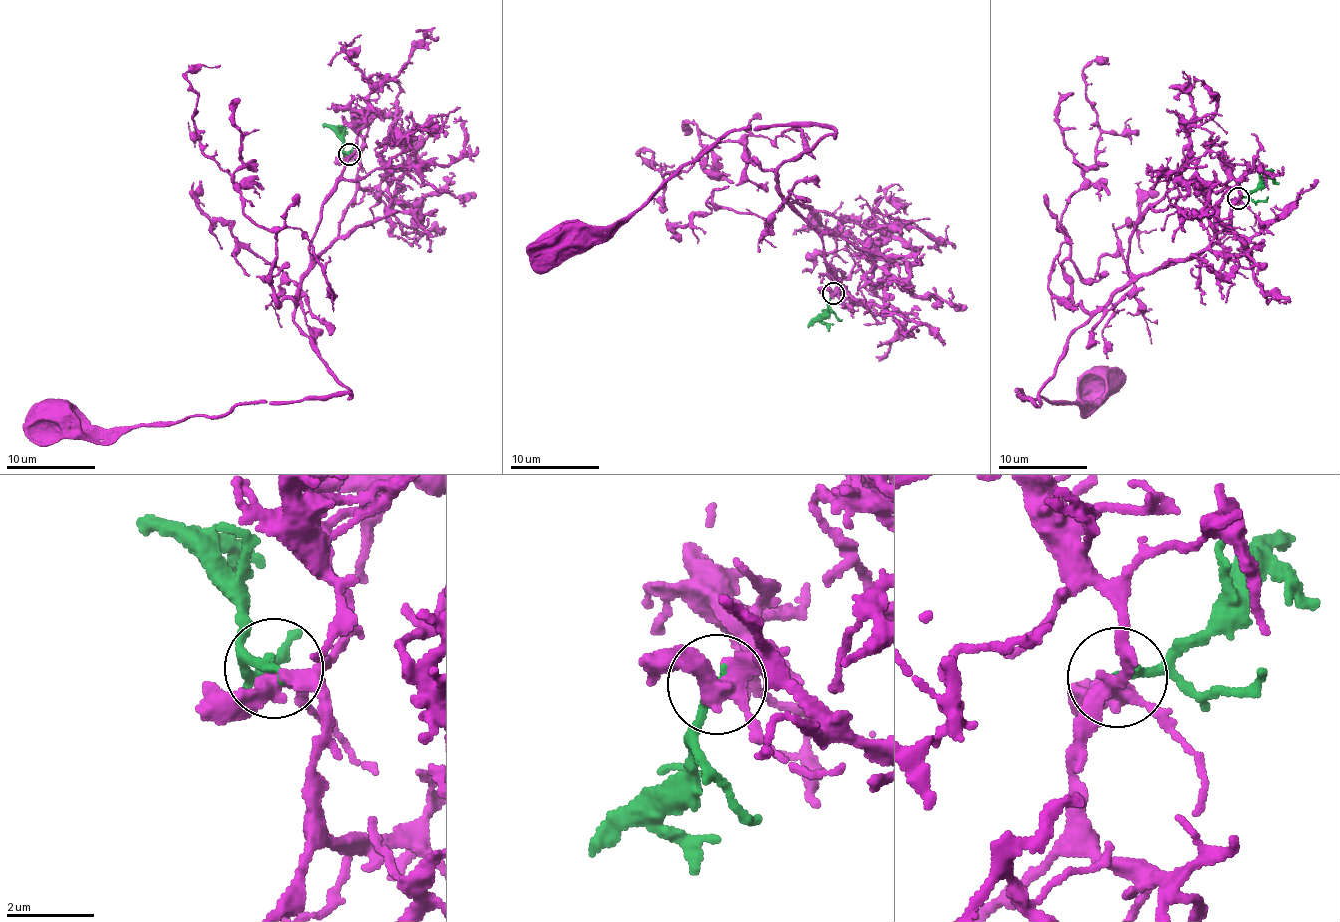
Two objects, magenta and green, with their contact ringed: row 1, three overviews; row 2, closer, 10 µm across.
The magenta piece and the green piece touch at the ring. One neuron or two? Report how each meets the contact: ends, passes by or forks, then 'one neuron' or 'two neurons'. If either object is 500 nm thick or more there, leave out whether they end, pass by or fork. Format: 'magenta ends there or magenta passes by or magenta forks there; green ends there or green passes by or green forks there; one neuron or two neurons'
magenta forks there; green ends there; one neuron

